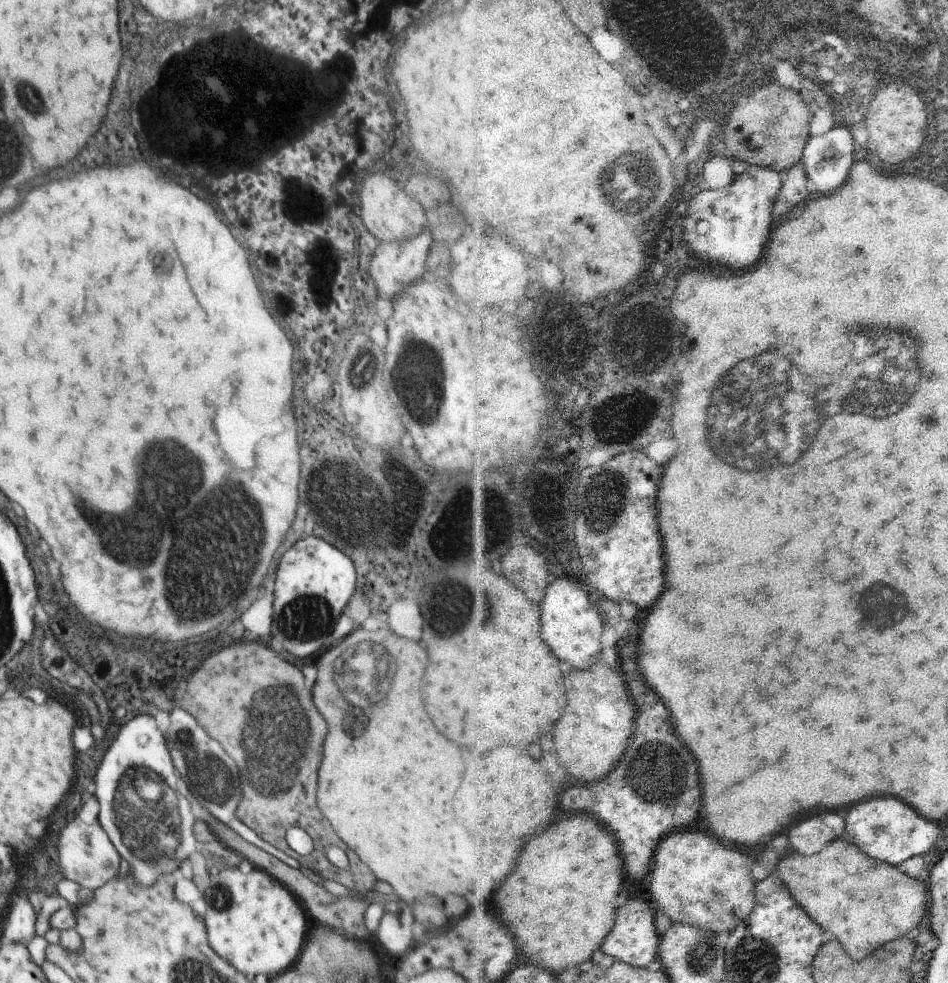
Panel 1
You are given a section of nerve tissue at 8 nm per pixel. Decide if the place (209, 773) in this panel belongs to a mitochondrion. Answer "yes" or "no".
yes

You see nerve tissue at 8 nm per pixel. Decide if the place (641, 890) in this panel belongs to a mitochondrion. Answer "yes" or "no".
no

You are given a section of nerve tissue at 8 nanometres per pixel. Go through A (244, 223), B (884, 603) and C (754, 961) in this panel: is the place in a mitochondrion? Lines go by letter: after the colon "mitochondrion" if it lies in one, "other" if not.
A: other
B: mitochondrion
C: mitochondrion

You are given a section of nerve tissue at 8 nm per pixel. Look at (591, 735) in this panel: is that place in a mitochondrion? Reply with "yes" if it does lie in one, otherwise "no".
no

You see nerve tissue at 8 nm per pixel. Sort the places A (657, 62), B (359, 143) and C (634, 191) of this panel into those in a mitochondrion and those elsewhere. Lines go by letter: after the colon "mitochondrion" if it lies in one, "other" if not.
A: mitochondrion
B: other
C: mitochondrion

